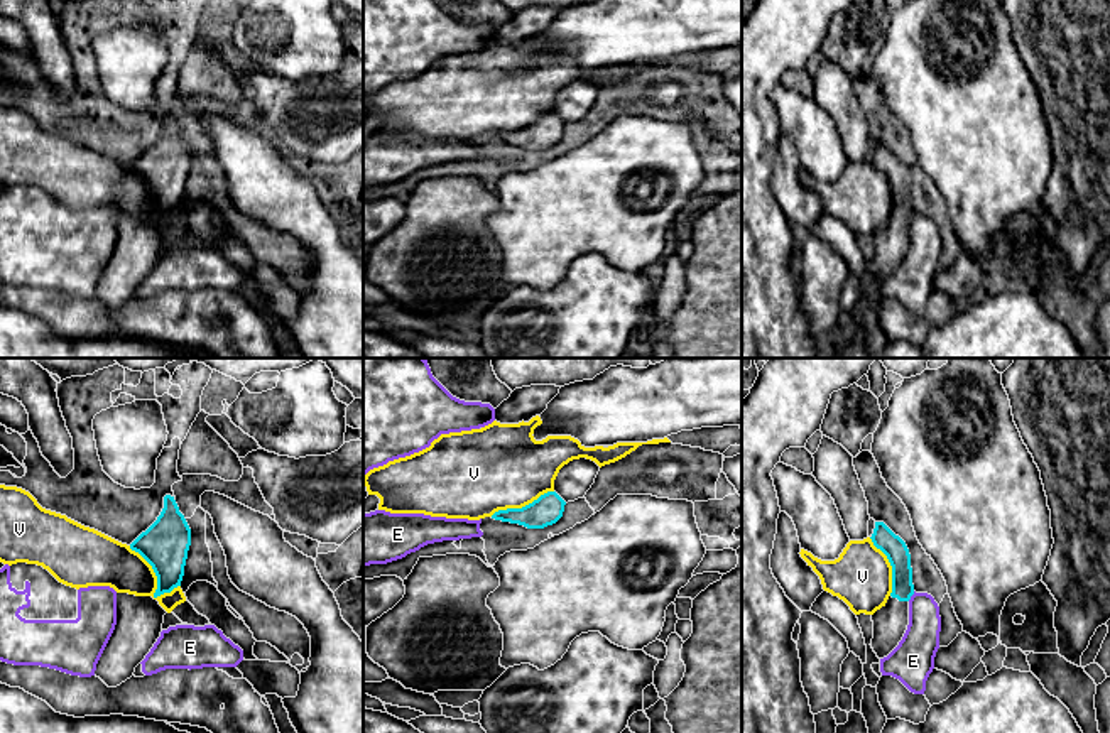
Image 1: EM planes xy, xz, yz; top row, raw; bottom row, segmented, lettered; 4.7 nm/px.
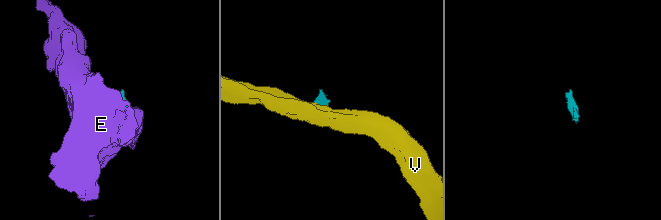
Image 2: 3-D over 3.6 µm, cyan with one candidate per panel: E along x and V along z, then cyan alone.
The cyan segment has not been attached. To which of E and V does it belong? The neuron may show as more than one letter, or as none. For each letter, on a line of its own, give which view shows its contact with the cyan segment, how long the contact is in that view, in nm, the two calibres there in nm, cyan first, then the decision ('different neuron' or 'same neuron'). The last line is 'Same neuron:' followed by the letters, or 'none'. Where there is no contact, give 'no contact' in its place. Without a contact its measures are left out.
E: contact in yz; length 60 nm; calibres 110 and 180 nm; different neuron
V: contact in xy; length 320 nm; calibres 220 and 220 nm; different neuron
Same neuron: none

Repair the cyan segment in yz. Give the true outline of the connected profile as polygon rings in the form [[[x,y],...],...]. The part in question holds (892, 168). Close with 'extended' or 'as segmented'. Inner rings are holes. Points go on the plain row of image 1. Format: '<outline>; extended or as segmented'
[[[875,144],[872,164],[892,187],[892,214],[887,225],[872,236],[872,270],[879,280],[887,279],[902,262],[909,247],[909,221],[914,216],[911,176],[906,164],[884,144]]]; extended

